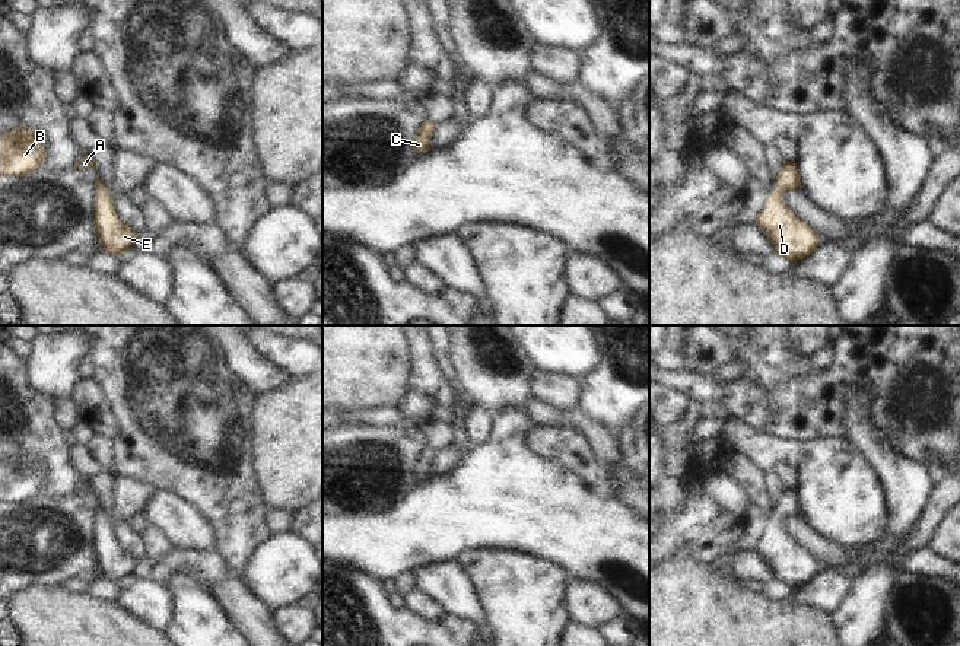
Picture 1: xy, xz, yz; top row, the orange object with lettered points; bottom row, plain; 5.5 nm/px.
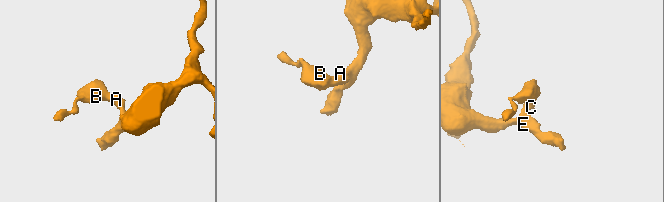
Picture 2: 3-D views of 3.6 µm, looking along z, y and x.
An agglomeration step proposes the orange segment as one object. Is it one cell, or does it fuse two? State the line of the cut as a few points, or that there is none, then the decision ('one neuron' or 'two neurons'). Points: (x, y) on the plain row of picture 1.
no cut; one neuron

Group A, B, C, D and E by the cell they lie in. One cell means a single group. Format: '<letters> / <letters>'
A B C D E

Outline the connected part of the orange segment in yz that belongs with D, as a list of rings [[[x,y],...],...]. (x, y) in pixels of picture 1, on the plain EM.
[[[783,489],[773,509],[773,516],[756,547],[757,554],[772,569],[773,579],[792,589],[813,580],[818,573],[818,561],[800,547],[782,525],[785,518],[794,515],[801,515],[797,491]]]

